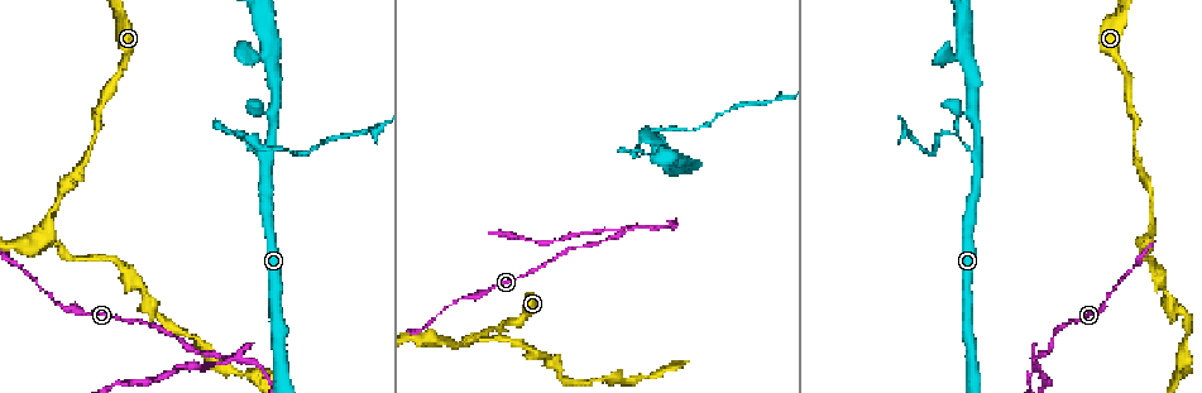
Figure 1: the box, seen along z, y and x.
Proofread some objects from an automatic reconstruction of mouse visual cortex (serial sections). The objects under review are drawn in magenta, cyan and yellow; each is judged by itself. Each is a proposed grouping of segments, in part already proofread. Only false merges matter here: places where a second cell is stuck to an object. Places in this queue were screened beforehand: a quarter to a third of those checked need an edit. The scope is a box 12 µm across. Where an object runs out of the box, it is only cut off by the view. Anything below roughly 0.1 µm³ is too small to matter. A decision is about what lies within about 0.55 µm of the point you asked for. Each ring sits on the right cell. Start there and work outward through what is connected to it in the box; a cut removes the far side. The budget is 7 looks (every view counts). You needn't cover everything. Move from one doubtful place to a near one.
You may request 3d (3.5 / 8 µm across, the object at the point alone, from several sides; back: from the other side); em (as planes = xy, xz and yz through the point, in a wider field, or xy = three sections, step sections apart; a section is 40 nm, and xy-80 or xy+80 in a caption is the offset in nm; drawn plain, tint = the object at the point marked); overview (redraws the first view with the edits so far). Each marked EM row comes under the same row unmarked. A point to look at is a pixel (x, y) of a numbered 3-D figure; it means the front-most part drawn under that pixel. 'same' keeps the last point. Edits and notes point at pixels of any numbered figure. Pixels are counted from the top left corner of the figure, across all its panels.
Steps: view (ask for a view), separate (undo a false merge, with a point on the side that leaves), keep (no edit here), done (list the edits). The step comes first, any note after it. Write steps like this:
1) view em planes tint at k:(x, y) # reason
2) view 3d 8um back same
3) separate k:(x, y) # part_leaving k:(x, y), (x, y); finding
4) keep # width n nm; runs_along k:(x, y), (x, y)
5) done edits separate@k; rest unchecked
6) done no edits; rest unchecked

view 3d 3.5um at 1:(650, 159) # sharp bend

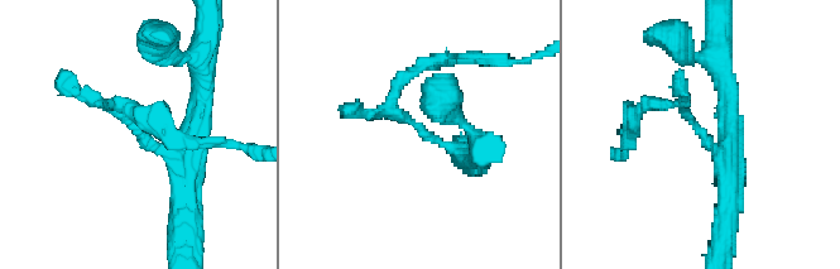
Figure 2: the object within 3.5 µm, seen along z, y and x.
view em planes tint at 2:(694, 126)

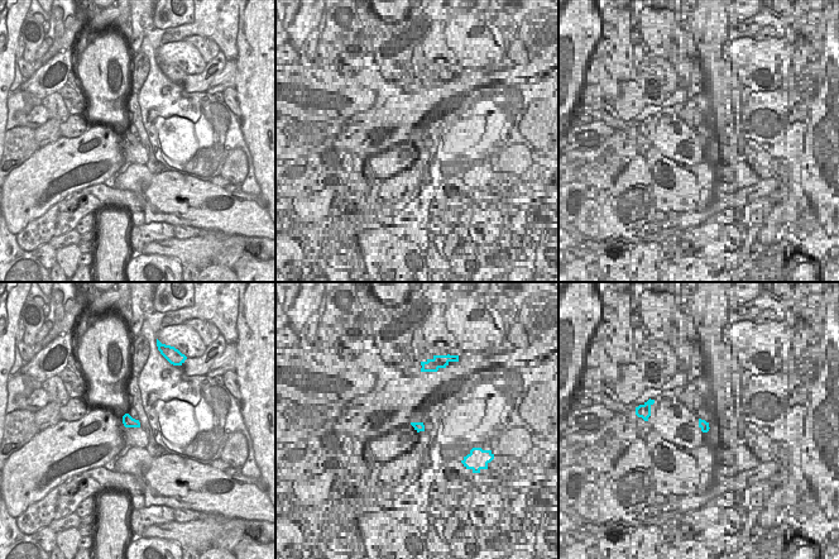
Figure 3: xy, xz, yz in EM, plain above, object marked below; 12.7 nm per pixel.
separate 2:(398, 115) # a second cell is stuck on

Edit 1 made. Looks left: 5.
view overview

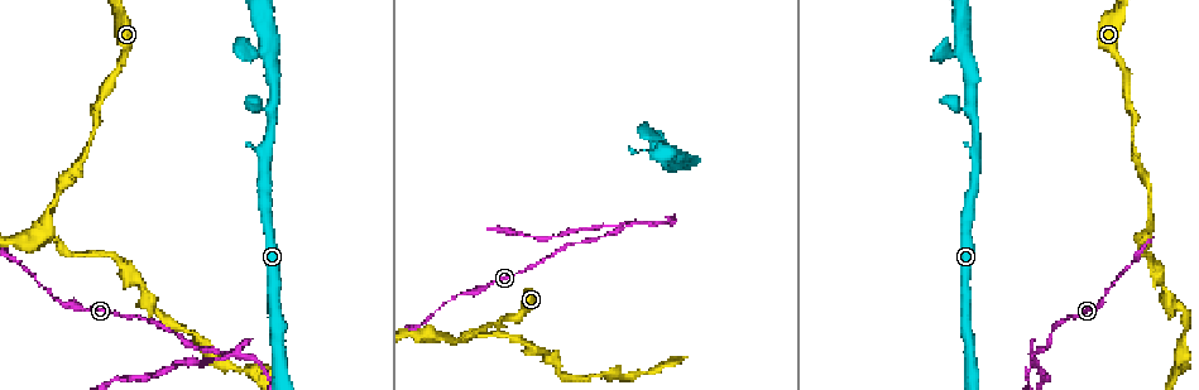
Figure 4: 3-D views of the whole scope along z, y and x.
view 3d 3.5um at 4:(1038, 353) # a narrow waist

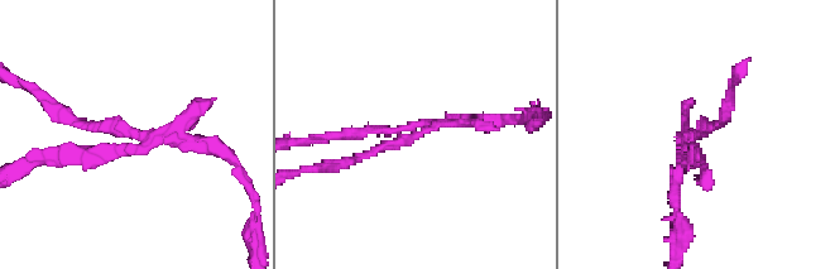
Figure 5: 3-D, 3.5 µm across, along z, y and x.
view em xy step 5 tint at 5:(421, 136)

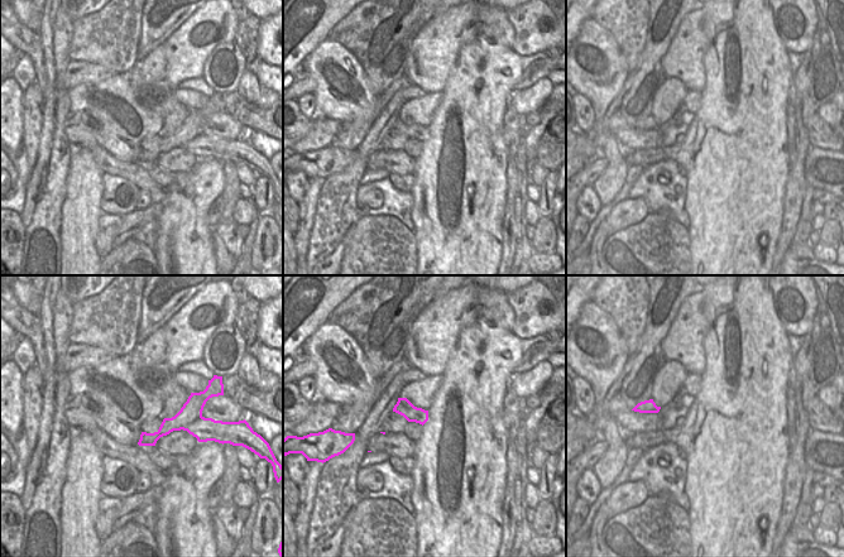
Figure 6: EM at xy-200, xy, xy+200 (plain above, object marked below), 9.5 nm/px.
separate 5:(92, 152) # part_leaving 5:(132, 144), (104, 159), (27, 163); two cells meet here

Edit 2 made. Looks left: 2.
view 3d 3.5um at 4:(48, 229) # arms part here

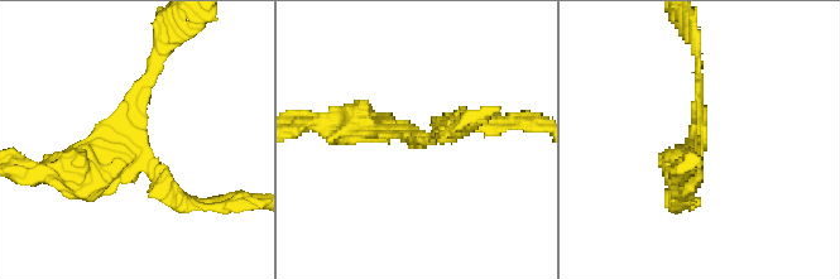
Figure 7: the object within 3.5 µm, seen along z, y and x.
view em xy step 2 tint at 7:(133, 140) # arms 3; arm_widths 150, 200, 350 nm; now the EM

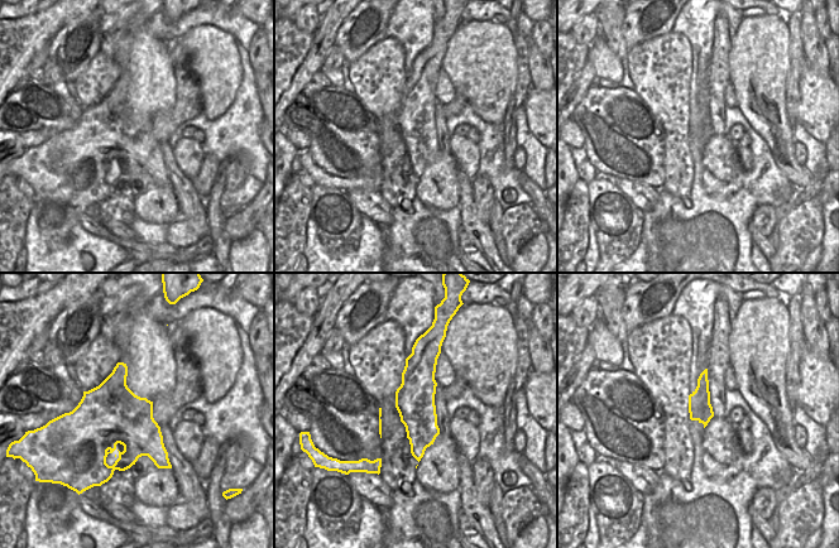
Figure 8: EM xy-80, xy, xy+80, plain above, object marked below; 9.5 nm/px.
keep # runs_along 7:(162, 57), (134, 154), (185, 201); continuous, no second cell

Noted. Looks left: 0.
done edits separate@2, separate@5; rest unchecked

